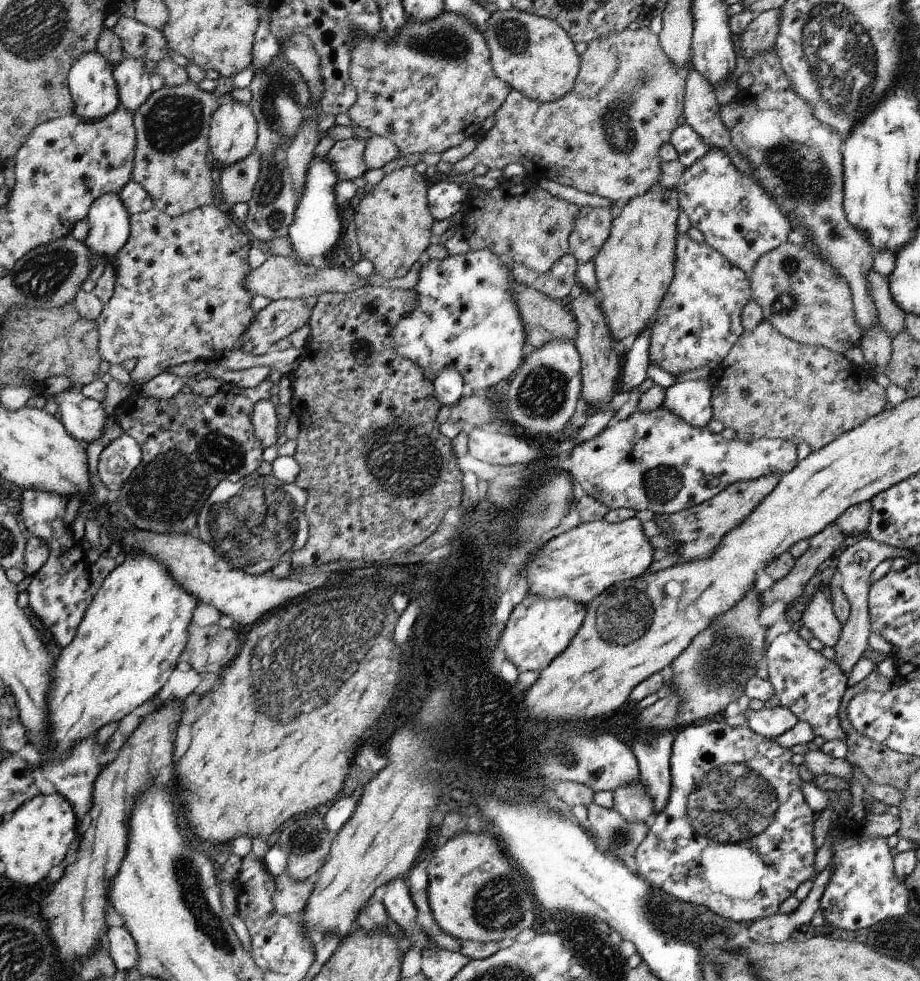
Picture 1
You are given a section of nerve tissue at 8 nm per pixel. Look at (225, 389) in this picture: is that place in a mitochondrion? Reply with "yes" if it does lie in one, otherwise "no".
no

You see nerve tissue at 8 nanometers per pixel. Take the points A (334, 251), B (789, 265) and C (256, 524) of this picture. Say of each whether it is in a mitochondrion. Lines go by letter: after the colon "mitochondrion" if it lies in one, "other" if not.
A: other
B: mitochondrion
C: mitochondrion

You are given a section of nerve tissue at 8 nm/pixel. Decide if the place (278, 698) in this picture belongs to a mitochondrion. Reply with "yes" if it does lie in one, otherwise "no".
yes

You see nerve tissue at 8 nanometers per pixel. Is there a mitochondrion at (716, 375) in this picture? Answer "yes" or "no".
no

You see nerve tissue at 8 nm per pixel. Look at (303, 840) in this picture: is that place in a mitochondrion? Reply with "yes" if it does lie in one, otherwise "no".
yes

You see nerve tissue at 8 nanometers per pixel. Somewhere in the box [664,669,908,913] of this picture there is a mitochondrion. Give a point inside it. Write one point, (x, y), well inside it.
(737, 802)

